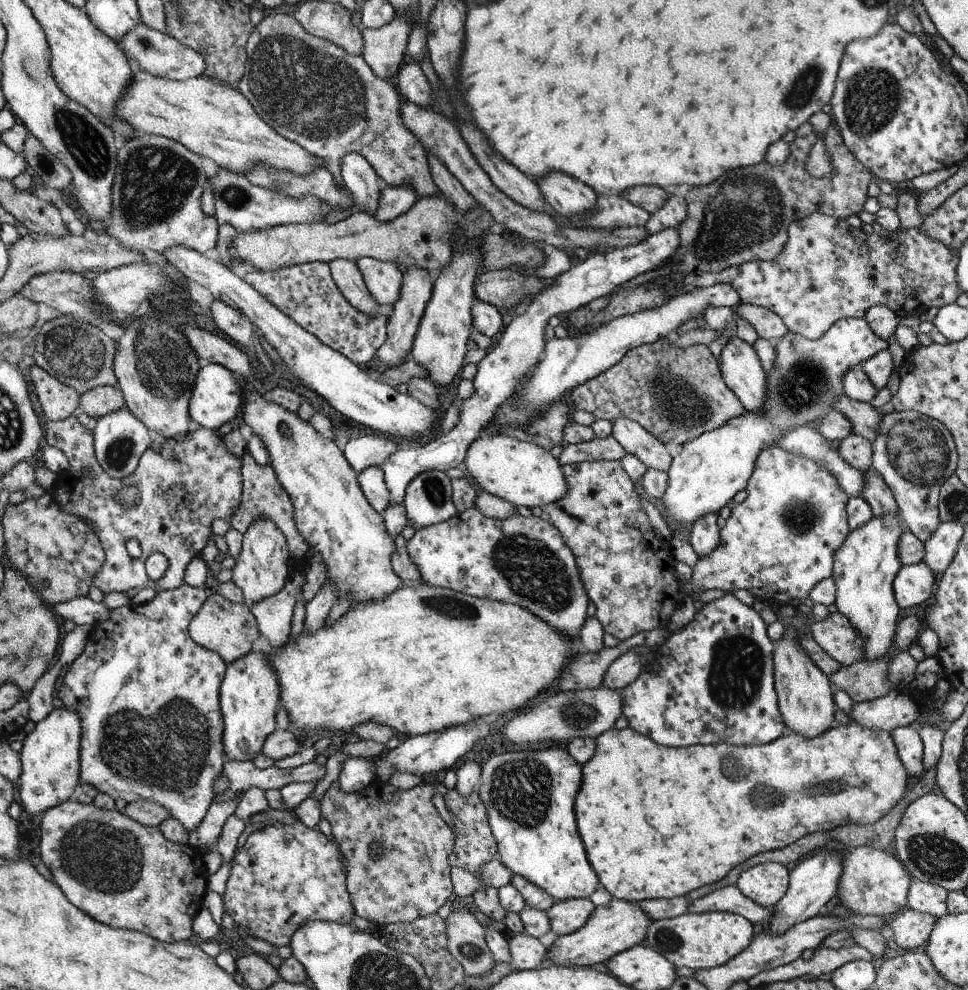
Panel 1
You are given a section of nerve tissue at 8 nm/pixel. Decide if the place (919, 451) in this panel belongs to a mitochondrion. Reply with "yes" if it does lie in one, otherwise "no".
yes

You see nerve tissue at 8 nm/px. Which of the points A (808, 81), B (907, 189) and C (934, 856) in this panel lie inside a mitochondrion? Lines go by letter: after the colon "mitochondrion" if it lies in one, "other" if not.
A: mitochondrion
B: other
C: mitochondrion

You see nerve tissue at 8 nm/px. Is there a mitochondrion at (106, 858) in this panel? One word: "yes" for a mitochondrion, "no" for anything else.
yes

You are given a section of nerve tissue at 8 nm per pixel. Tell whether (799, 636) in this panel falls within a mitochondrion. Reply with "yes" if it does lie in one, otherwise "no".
no

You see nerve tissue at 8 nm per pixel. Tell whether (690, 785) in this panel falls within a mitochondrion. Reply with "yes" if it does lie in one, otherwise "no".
no

